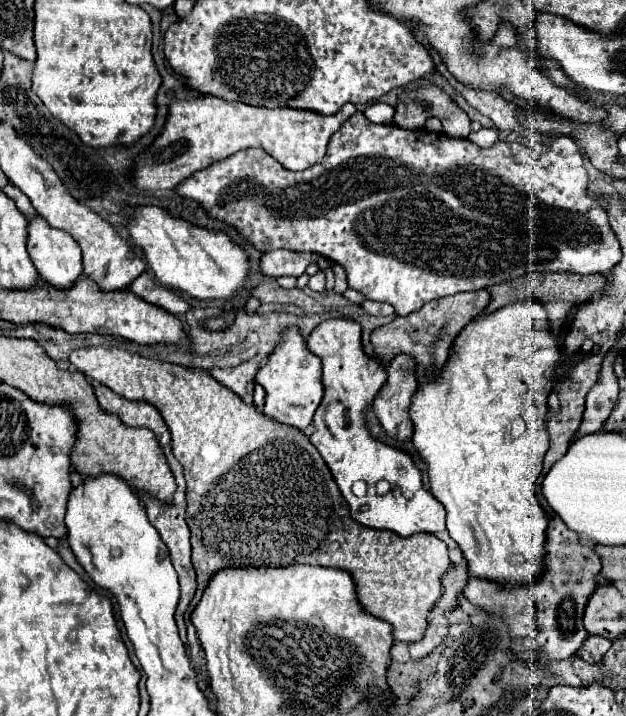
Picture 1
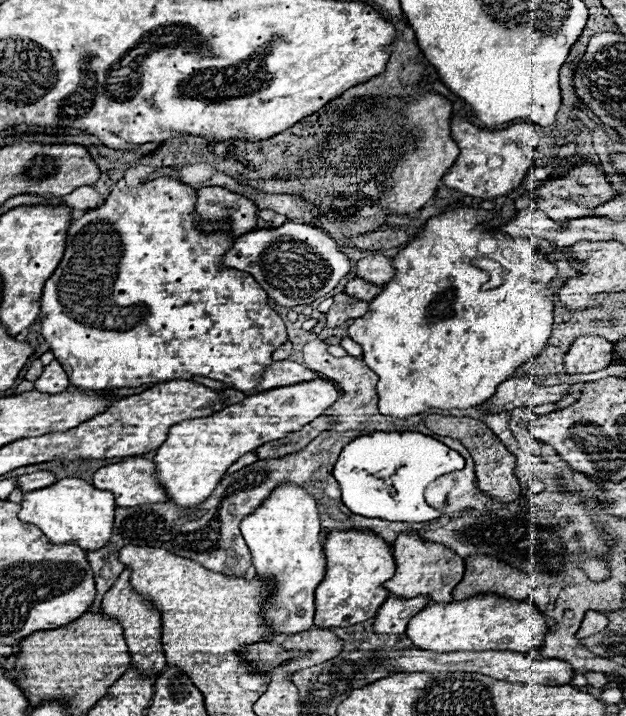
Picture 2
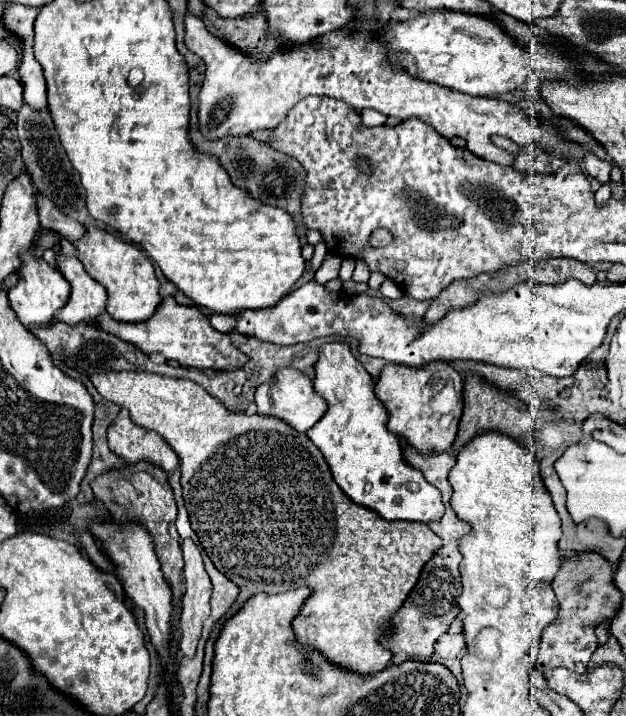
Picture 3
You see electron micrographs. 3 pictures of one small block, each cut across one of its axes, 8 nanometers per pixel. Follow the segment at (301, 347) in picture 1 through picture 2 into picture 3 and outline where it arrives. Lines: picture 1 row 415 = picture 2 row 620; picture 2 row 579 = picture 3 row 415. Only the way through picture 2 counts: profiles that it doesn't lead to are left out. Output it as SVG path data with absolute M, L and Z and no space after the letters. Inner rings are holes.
M284 368L274 376L274 380L262 384L256 390L256 406L258 414L280 418L298 432L308 432L326 412L326 402L314 392L312 382L302 372L296 372L296 368Z

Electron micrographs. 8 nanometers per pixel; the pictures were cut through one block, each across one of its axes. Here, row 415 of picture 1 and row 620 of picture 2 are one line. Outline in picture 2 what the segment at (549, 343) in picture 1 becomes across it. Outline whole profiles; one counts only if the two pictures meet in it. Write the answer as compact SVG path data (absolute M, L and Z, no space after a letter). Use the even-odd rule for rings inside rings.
M480 594L450 604L430 604L418 612L406 628L406 636L414 646L430 652L510 650L528 654L532 648L542 646L546 632L548 620L532 602L516 602L496 594Z

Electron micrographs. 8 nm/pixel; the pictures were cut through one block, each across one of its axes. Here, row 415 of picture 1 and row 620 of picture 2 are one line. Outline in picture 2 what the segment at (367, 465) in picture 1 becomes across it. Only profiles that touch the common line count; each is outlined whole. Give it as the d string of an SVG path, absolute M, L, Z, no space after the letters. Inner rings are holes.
M332 532L332 536L328 536L324 542L324 554L326 554L326 580L322 580L320 586L316 588L314 624L318 628L332 626L348 628L374 618L382 602L390 596L390 592L382 586L384 580L388 580L394 574L394 556L390 546L372 532Z

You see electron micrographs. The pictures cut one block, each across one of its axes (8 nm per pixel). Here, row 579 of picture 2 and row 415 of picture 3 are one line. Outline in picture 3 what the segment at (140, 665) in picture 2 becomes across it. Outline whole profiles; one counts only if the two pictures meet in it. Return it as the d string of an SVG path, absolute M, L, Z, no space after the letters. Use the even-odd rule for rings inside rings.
M124 408L108 428L108 444L110 450L126 464L150 462L162 468L166 474L178 470L178 456L174 450L156 432L148 432L136 426Z

